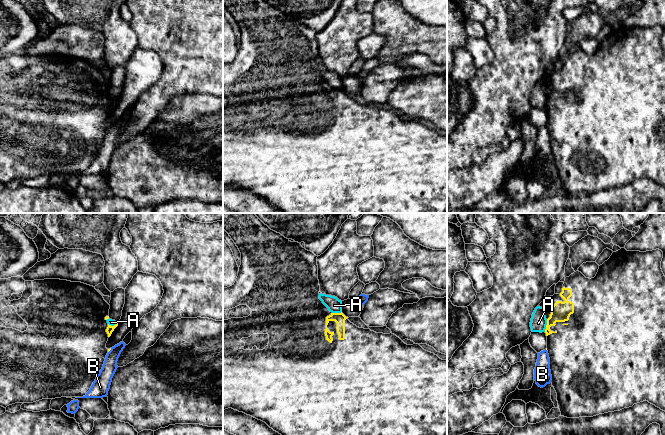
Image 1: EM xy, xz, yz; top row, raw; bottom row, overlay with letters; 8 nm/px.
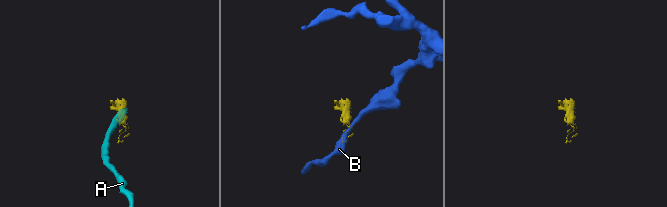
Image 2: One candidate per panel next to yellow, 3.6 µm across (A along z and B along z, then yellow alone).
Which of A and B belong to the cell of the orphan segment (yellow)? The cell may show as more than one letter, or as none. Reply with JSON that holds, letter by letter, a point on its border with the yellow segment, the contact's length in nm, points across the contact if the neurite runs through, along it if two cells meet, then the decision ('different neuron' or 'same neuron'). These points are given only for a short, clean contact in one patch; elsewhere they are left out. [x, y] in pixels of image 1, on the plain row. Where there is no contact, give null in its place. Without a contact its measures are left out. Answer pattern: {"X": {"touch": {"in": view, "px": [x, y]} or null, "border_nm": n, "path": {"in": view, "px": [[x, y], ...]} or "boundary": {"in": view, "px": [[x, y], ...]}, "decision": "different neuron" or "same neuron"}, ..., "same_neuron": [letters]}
{"A": {"touch": {"in": "yz", "px": [546, 101]}, "border_nm": 110, "boundary": {"in": "yz", "px": [[547, 95], [544, 107]]}, "decision": "different neuron"}, "B": {"touch": {"in": "xy", "px": [110, 125]}, "border_nm": 50, "boundary": {"in": "xy", "px": [[111, 124], [108, 128]]}, "decision": "different neuron"}, "same_neuron": []}

